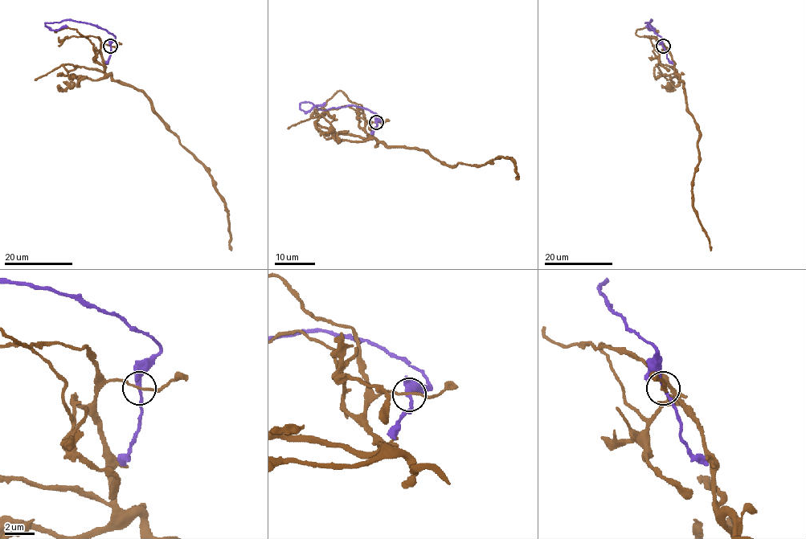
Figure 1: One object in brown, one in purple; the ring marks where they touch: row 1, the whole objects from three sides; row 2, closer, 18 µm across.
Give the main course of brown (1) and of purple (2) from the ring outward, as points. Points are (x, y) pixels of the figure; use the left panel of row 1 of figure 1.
1: (110, 46), (100, 49), (104, 71), (141, 90), (152, 111), (211, 179), (223, 202), (231, 251)
2: (110, 46), (115, 37), (92, 24), (66, 19), (59, 22), (46, 22), (45, 25), (55, 30), (67, 26)

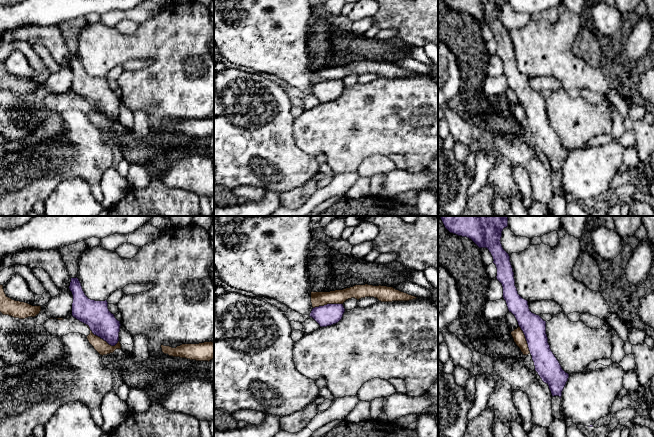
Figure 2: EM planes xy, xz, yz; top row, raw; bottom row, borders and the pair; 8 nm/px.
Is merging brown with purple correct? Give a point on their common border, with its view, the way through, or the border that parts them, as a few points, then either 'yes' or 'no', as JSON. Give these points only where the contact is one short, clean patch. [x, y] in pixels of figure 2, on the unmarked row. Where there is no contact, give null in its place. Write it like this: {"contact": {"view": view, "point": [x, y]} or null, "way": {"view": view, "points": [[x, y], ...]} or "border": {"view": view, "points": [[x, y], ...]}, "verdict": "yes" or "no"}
{"contact": {"view": "xy", "point": [100, 114]}, "border": {"view": "xy", "points": [[85, 99], [94, 110], [109, 120], [115, 121], [118, 118]]}, "verdict": "no"}

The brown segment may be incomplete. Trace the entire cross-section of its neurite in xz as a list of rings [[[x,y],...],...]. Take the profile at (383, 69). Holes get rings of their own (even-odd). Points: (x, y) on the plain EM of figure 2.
[[[355,61],[343,66],[330,68],[311,68],[312,83],[324,82],[327,80],[343,80],[346,76],[355,74],[357,76],[365,73],[374,73],[381,78],[409,77],[417,73],[409,71],[387,62]]]

